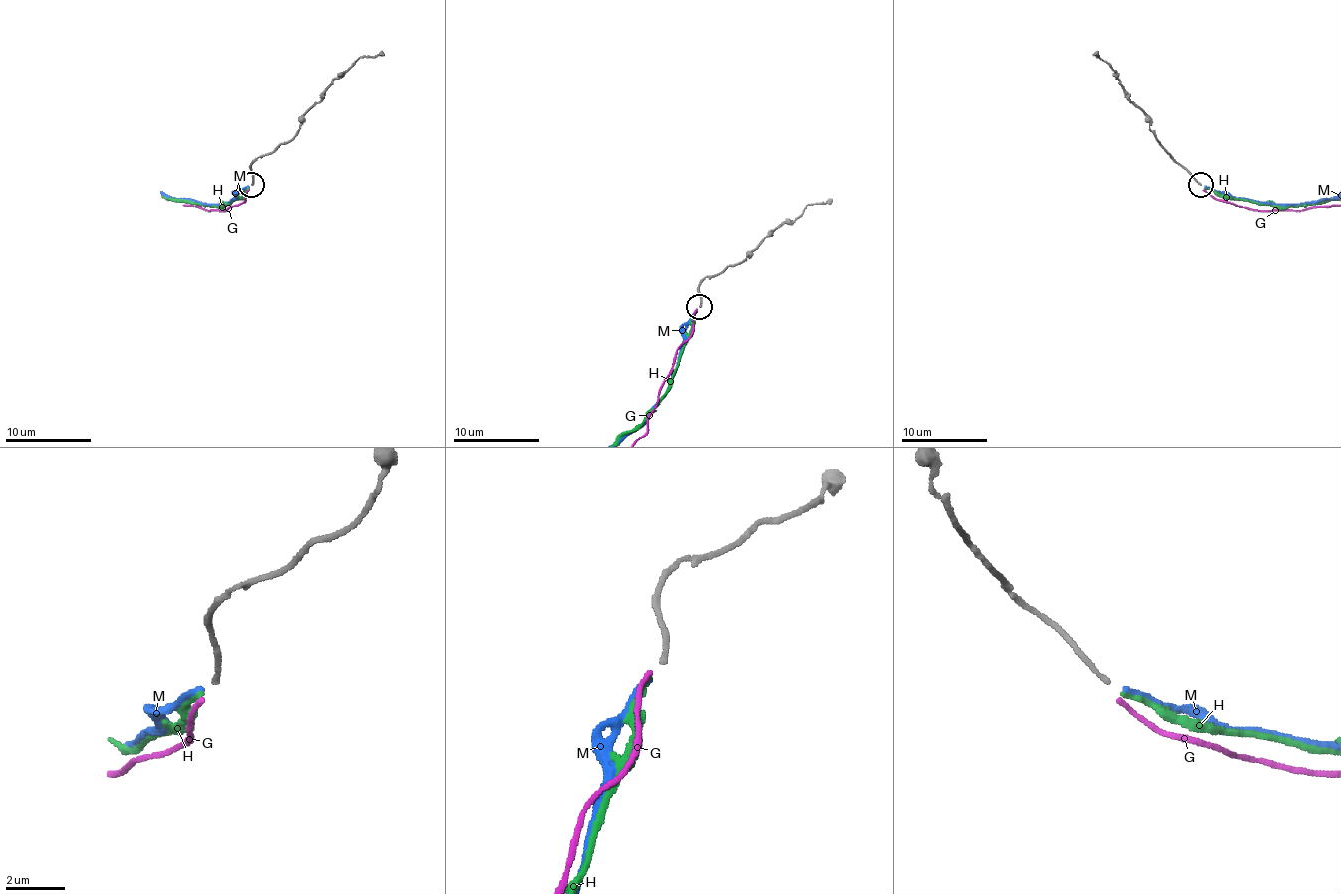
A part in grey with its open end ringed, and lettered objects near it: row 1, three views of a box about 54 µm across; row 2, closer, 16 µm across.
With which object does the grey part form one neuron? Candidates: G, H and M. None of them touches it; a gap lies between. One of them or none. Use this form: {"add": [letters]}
{"add": ["H"]}

